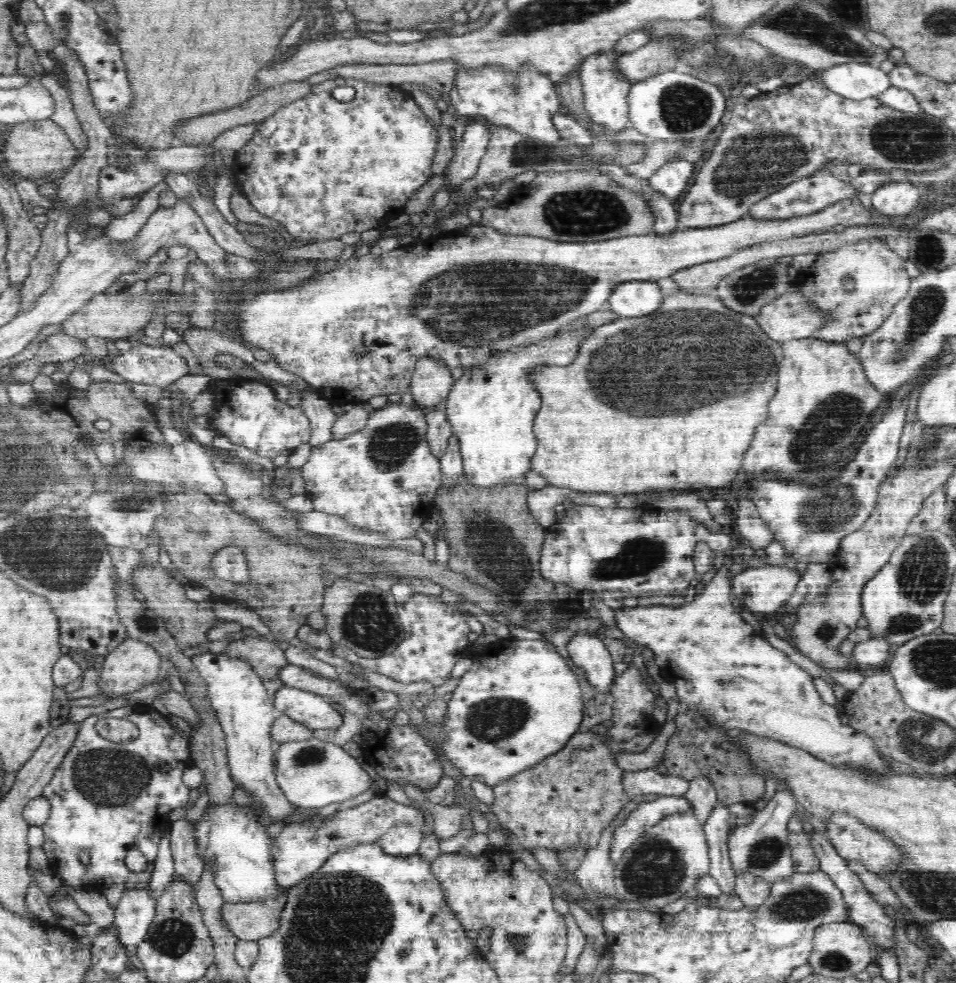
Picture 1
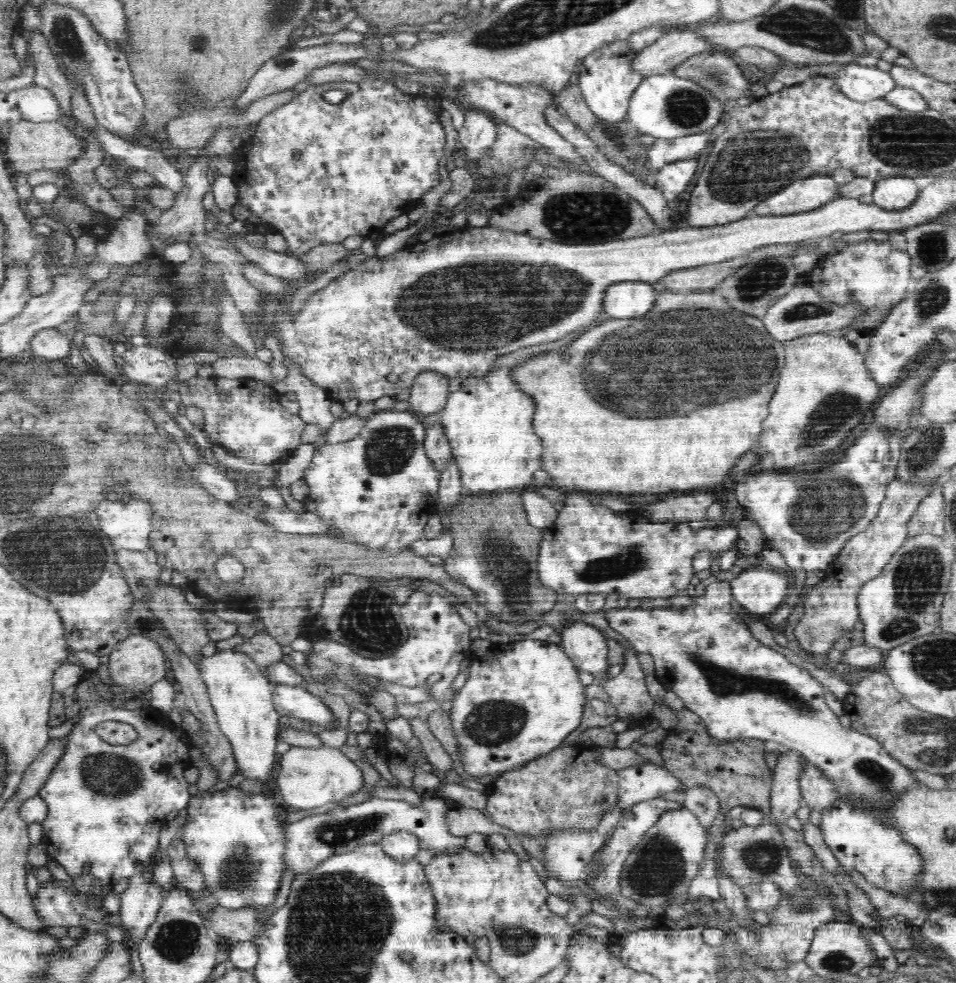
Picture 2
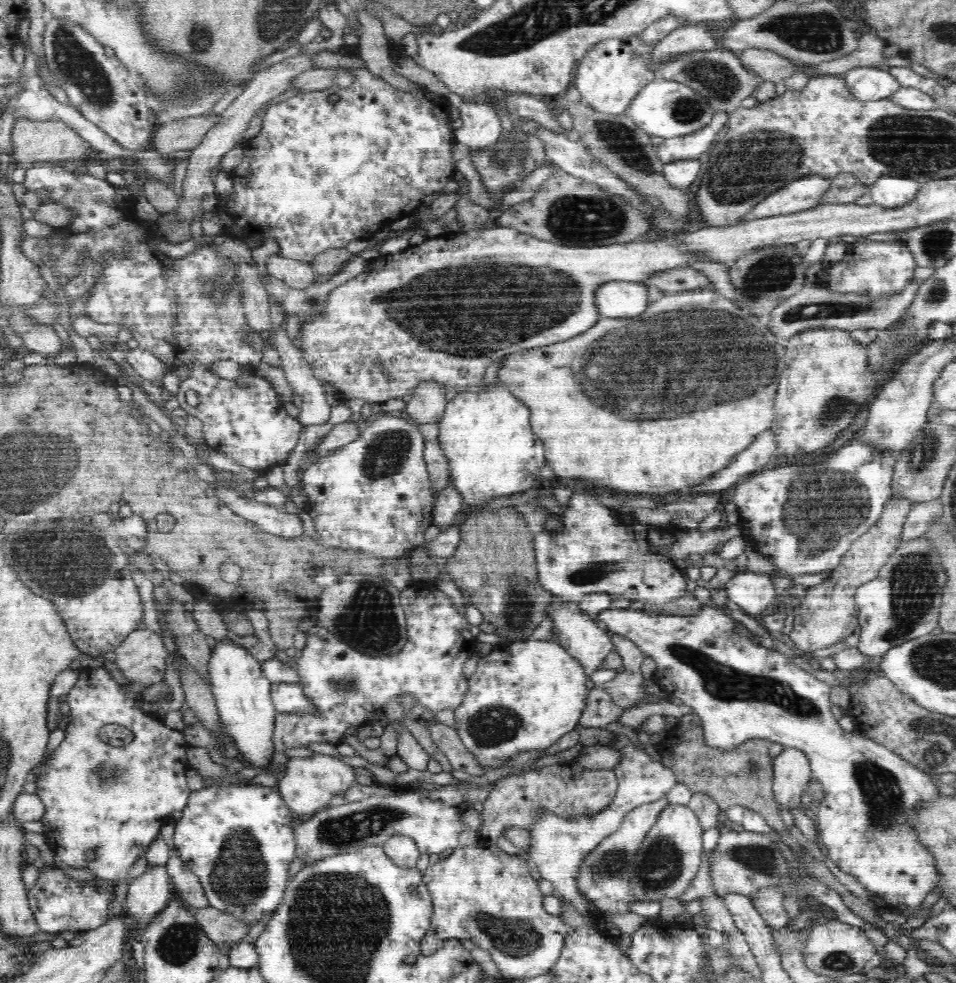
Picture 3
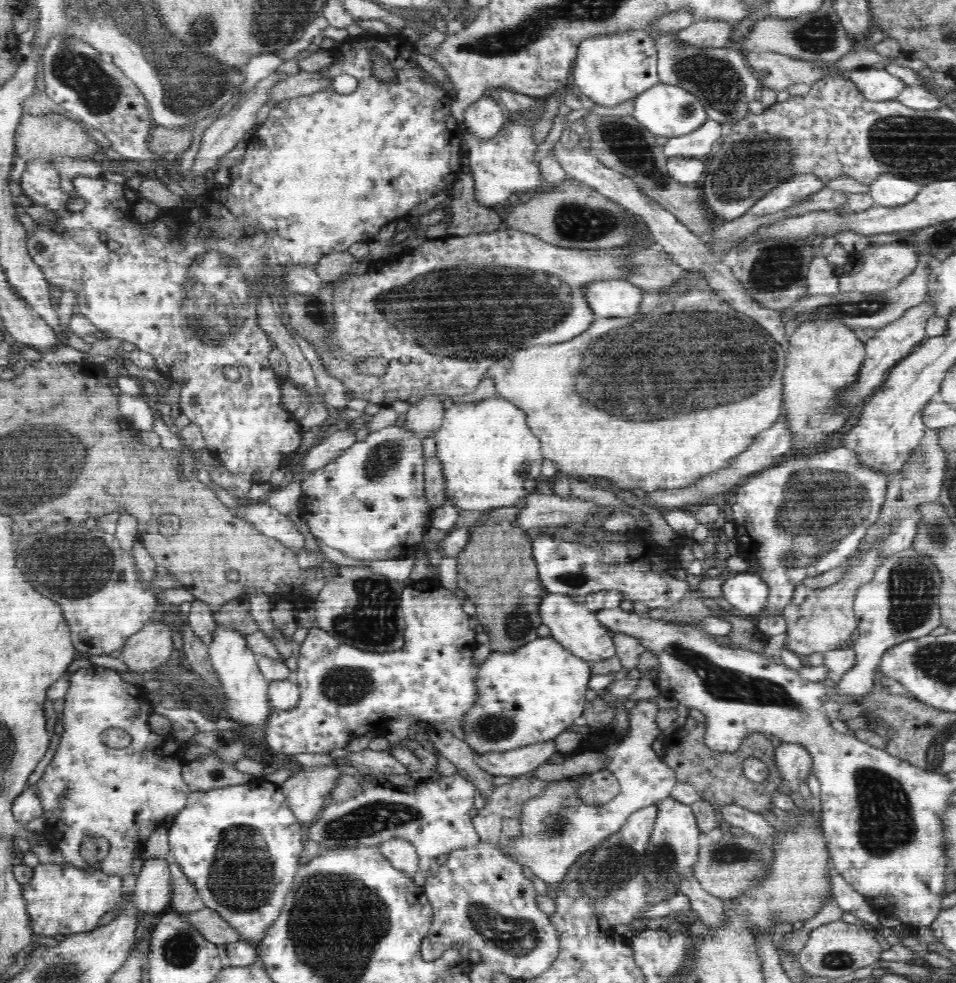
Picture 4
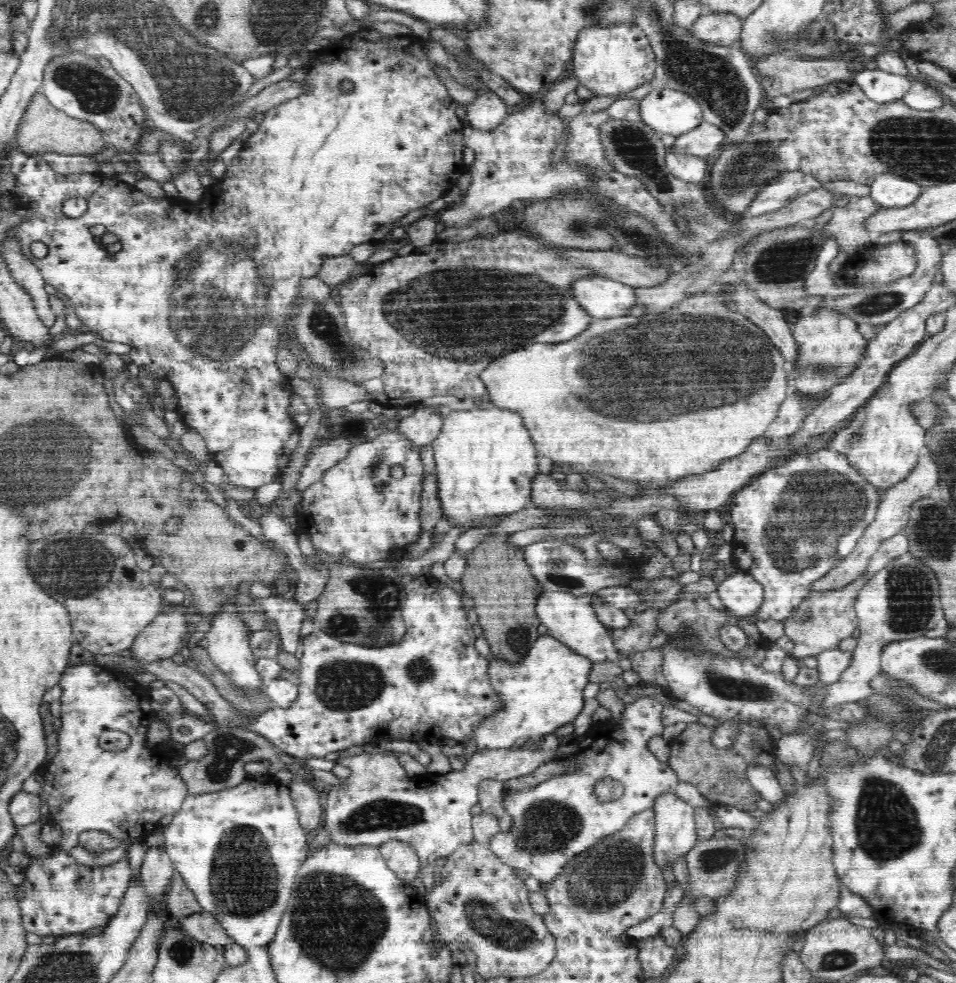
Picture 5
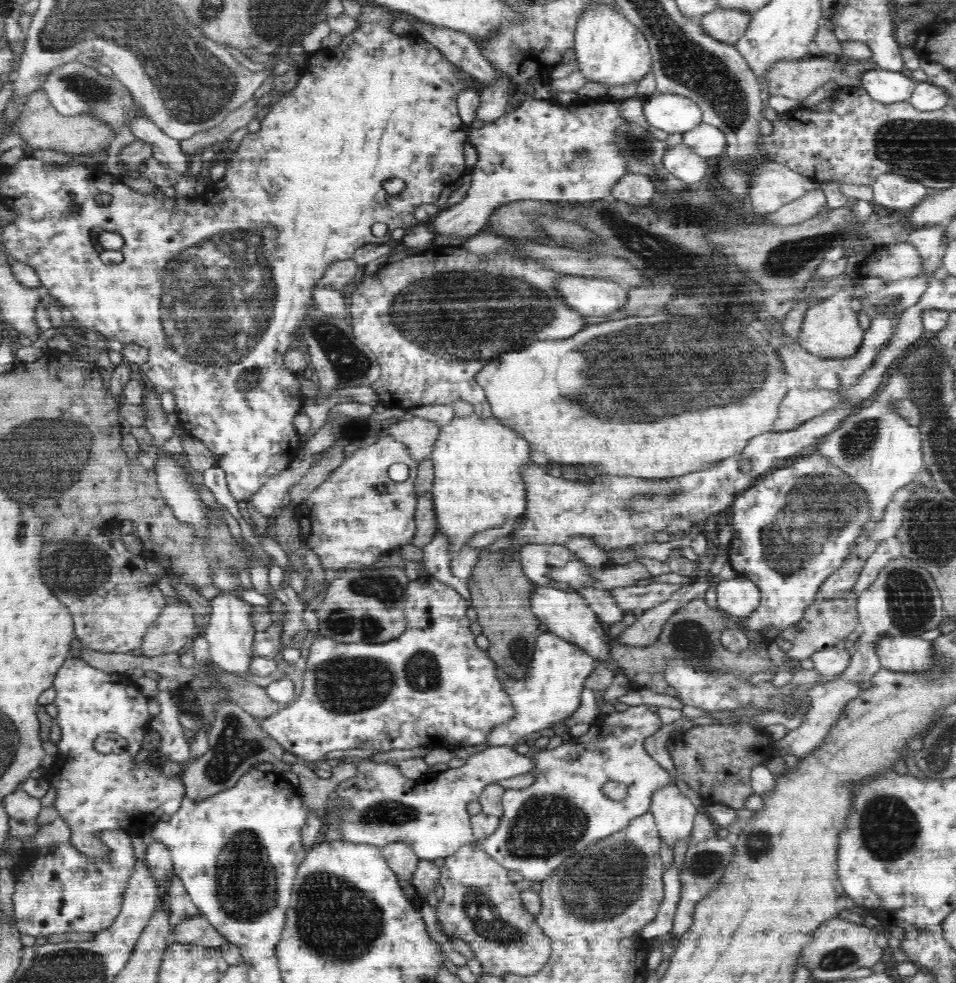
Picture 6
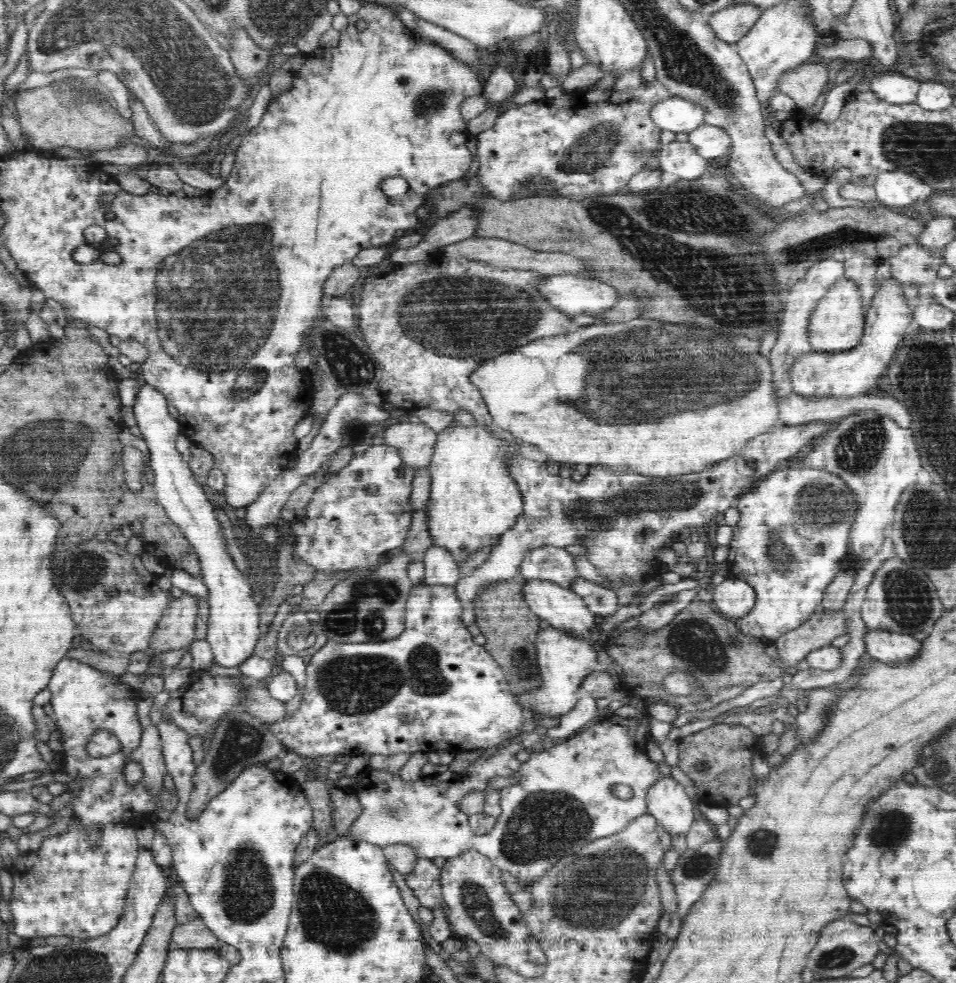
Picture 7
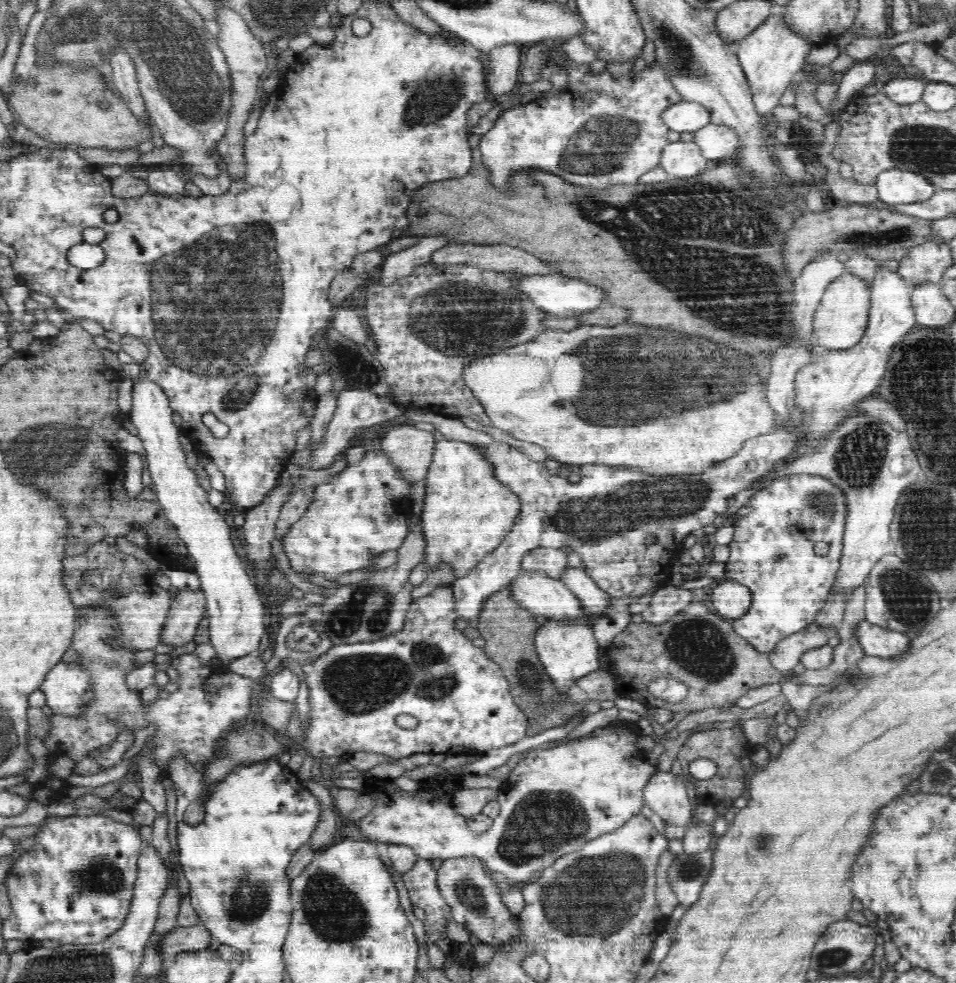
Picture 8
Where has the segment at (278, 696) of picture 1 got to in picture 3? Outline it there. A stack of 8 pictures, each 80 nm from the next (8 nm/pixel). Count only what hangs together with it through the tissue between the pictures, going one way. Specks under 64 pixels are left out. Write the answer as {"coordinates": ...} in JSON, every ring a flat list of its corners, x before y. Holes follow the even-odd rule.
{"coordinates":[[272,683,272,699,278,713,315,713,317,711,300,684]]}

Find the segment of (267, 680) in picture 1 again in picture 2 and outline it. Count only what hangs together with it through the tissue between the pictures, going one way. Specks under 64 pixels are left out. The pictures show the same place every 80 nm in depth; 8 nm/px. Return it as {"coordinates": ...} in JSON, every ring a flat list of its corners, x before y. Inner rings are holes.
{"coordinates":[[259,623,254,625,258,627,257,633,248,638,246,642,242,642,240,646,236,646,234,651,240,651,250,656,262,671,262,674,267,677,268,666,282,661,282,656,284,656,283,646,266,631,266,628,259,627]]}

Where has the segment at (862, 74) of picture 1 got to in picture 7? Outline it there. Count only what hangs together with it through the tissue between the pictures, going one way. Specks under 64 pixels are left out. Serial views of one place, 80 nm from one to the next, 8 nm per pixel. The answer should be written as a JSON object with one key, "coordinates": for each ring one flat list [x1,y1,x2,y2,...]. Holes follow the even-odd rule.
{"coordinates":[[898,72,869,74,871,90,878,97,890,104,914,103,920,82]]}

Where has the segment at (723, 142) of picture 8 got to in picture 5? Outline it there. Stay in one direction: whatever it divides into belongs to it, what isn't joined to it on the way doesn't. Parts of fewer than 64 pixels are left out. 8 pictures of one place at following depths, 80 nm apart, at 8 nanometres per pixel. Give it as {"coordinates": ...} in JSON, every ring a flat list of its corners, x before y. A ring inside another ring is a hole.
{"coordinates":[[703,120,696,128,679,134,676,138,670,150,704,158,704,156,710,156,712,152,717,152,718,146,725,139,725,134,721,127]]}

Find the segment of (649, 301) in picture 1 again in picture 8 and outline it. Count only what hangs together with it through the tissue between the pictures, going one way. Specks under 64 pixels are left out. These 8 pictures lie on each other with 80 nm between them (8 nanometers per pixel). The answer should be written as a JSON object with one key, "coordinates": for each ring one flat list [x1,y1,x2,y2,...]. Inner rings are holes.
{"coordinates":[[550,274,550,276,526,276,517,284,517,290,525,294,536,308,542,309,547,314,557,317,574,317,576,312,582,314,586,311,594,311,598,306,604,304,602,296,604,292,596,286,590,286,582,282,579,278,566,278,560,274]]}

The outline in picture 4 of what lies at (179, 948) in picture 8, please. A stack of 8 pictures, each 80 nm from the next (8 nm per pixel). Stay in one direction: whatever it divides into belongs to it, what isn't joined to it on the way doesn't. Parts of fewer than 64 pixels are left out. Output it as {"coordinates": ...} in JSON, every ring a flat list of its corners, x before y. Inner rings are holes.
{"coordinates":[[204,908,200,911,188,913,190,925,194,926,202,936,214,945,228,945,241,940,240,933,236,928,230,926,214,910]]}

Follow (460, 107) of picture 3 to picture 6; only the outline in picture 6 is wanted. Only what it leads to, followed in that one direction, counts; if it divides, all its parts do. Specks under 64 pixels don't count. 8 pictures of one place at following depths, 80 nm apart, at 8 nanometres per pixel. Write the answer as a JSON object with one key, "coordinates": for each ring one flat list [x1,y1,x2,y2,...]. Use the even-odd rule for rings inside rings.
{"coordinates":[[504,78,487,84,480,92,480,104,475,119,484,120,485,124,497,121,506,114,506,106,511,94,511,86]]}

